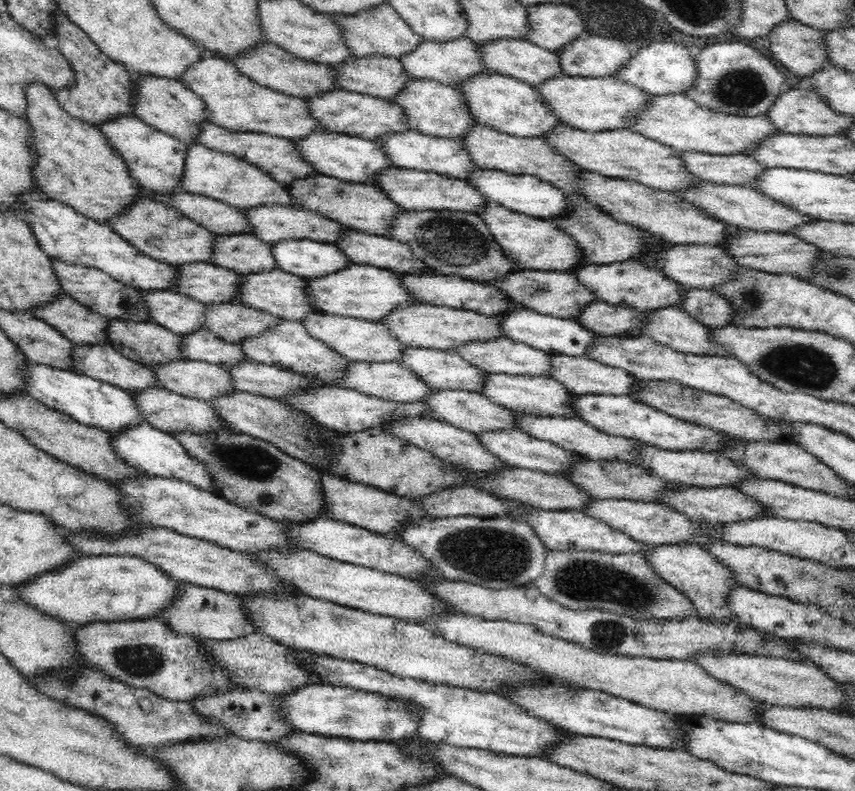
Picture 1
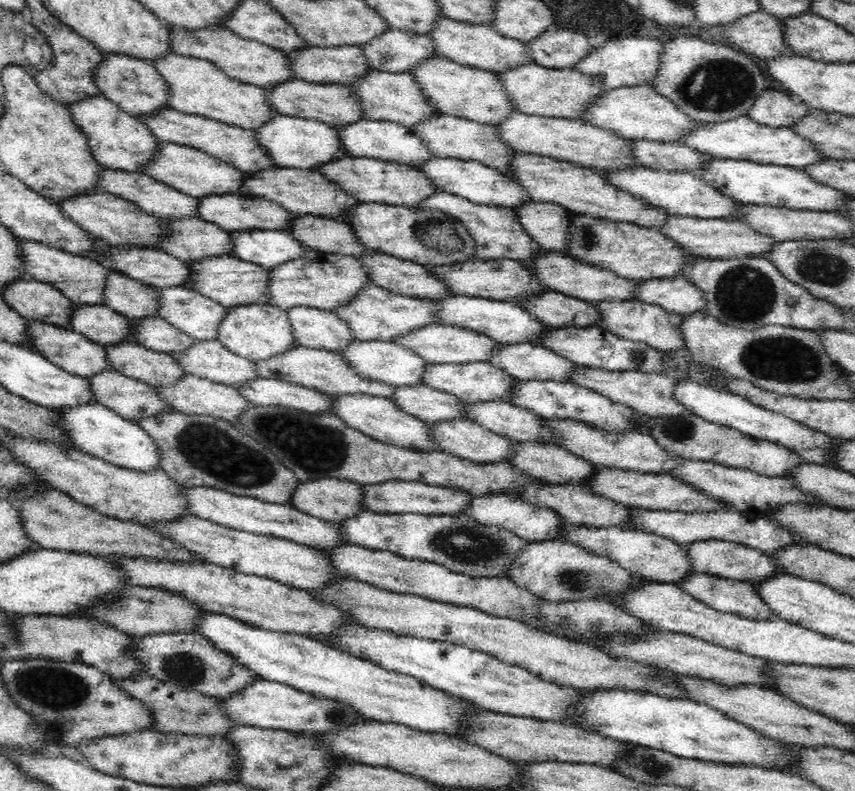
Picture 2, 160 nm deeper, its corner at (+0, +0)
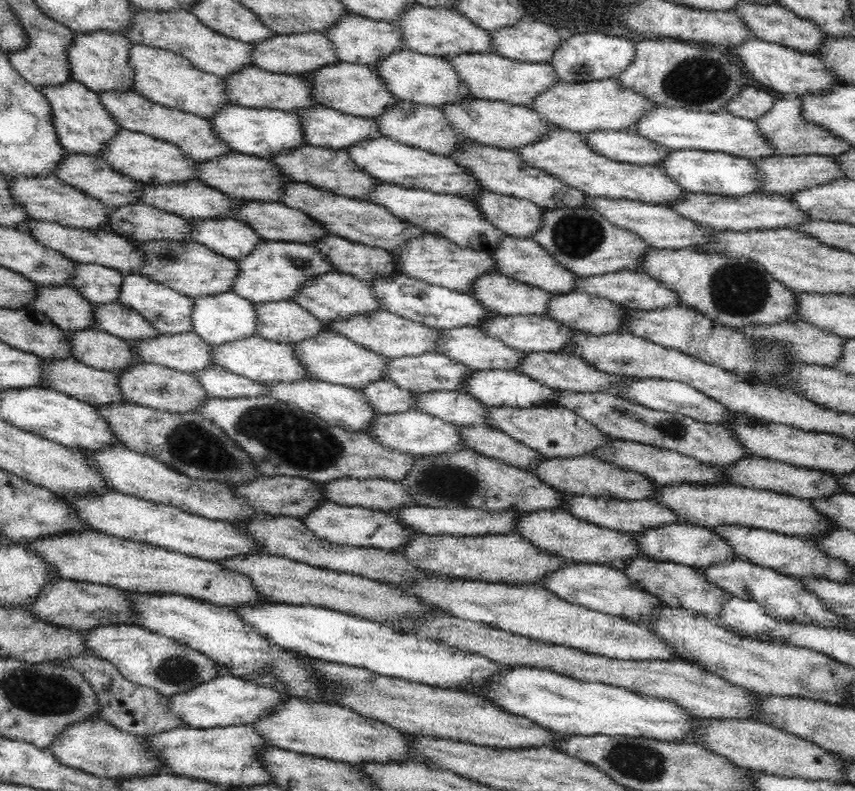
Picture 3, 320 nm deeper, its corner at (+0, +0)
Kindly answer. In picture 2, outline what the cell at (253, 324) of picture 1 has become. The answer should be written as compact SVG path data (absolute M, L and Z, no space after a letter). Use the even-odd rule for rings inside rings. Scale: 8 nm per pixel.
M168 287L159 289L161 297L157 304L157 315L162 317L168 324L174 328L178 328L185 332L188 336L196 338L197 340L212 340L216 338L219 324L222 319L229 313L226 306L214 300L210 300L200 292L186 289L184 287Z

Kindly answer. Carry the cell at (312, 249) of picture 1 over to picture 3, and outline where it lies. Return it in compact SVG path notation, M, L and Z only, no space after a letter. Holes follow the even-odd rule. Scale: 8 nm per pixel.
M232 218L187 219L187 222L191 222L191 240L226 258L238 260L263 241L250 226Z

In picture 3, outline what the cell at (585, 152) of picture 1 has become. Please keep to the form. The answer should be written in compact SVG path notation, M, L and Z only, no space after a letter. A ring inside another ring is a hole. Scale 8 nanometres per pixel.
M466 97L455 103L446 103L440 107L449 124L458 134L482 145L514 150L532 144L547 137L549 128L554 124L542 120L537 112L522 105L512 105L500 100Z

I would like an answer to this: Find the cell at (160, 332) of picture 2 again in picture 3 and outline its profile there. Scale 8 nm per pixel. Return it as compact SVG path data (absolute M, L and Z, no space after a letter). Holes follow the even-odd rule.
M118 301L93 305L93 328L126 341L155 337L161 333L138 312Z

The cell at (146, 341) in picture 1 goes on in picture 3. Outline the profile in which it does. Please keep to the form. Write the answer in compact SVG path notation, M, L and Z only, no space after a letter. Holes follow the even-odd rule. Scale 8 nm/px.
M36 285L35 301L29 306L32 312L42 312L66 332L93 328L93 305L70 285Z

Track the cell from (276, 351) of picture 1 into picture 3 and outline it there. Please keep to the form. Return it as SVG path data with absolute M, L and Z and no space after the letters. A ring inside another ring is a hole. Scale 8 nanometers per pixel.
M223 292L218 294L191 297L193 300L191 323L192 328L200 338L210 345L229 343L233 340L257 336L255 328L258 321L255 315L255 303L238 296L238 294Z

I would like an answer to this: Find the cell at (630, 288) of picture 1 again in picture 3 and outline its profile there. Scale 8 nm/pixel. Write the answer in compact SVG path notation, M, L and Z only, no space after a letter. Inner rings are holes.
M506 235L495 249L490 250L490 253L495 269L504 276L509 276L532 286L538 286L550 294L567 293L575 290L575 284L579 276L560 266L558 261L533 238L525 239Z

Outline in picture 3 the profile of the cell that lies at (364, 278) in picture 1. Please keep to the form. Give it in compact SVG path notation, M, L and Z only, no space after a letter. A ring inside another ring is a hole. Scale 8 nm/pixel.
M260 241L252 252L236 260L238 270L231 291L250 302L290 301L308 279L335 270L332 263L315 249L313 243Z

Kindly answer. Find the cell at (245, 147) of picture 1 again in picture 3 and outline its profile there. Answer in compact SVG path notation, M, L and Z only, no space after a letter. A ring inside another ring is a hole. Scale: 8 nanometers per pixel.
M133 90L96 91L95 93L108 114L122 129L153 136L156 140L170 142L177 146L183 152L183 155L190 160L215 159L234 151L214 134L214 129L204 117L162 106Z

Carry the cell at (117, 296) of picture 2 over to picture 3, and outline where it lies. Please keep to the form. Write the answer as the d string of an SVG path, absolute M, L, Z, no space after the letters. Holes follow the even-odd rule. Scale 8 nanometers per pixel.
M78 263L69 282L92 305L116 302L122 272L98 263Z

